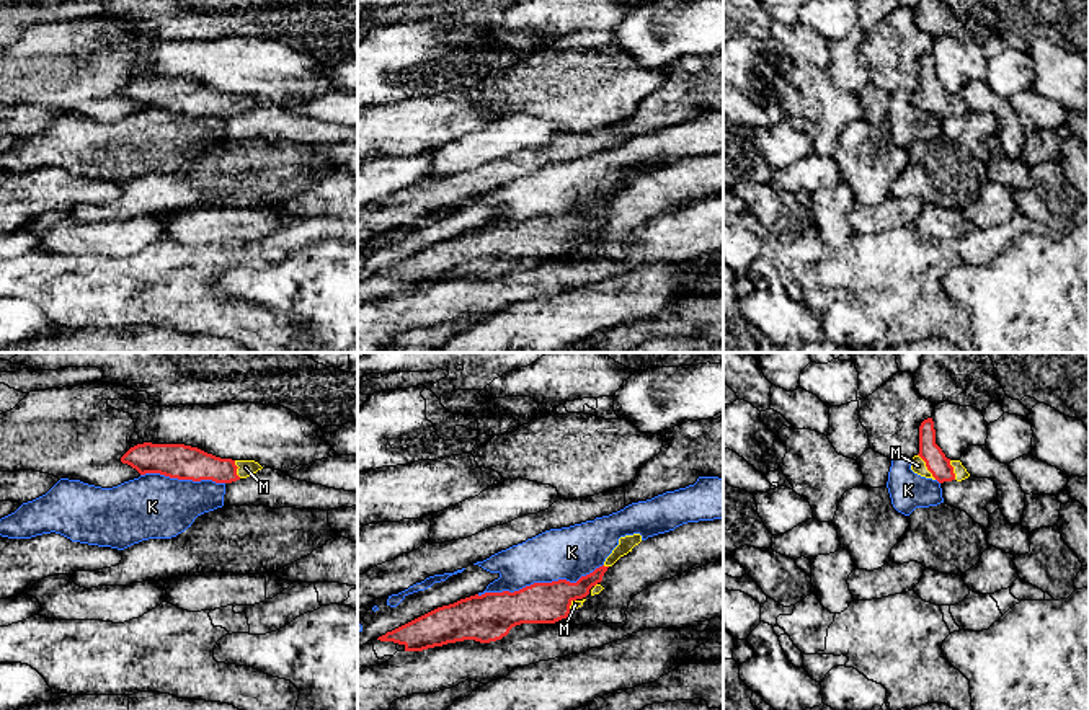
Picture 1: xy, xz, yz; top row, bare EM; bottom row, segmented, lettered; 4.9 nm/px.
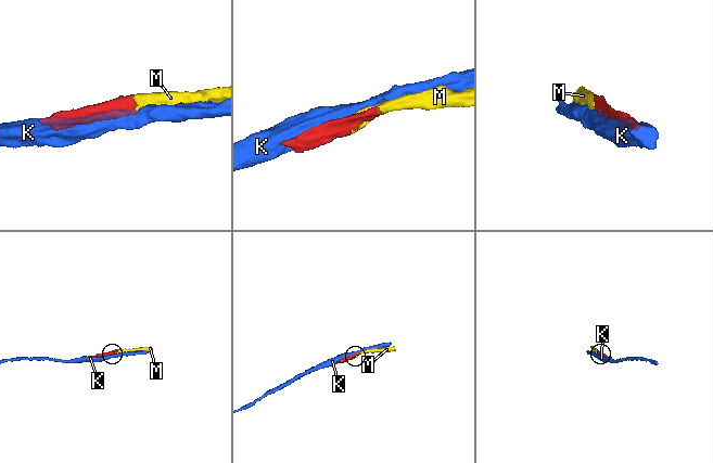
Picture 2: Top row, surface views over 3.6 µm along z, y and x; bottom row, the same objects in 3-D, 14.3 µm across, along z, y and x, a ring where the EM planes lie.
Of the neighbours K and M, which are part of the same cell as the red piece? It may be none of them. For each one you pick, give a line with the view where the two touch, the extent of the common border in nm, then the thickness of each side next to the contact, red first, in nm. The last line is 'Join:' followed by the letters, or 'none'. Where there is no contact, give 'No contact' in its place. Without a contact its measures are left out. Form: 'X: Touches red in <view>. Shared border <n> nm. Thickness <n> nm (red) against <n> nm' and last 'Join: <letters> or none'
M: Touches red in yz. Shared border 160 nm. Thickness 110 nm (red) against 80 nm
Join: M

